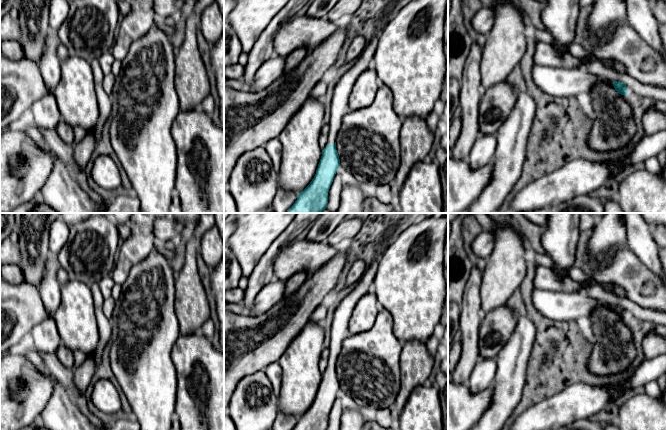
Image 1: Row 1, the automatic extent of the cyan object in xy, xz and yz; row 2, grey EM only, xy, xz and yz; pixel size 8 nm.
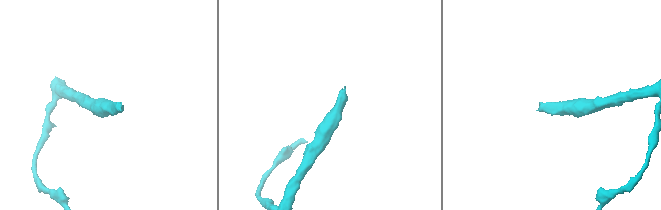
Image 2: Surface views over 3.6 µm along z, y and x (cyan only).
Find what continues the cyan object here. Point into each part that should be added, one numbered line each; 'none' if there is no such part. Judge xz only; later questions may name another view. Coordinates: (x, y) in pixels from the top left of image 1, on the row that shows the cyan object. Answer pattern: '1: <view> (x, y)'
1: xz (339, 104)

